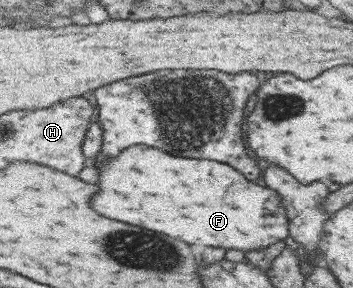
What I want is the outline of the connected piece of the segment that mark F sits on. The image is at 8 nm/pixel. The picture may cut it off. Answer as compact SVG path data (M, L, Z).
M137 145L124 150L120 158L112 158L102 166L100 188L100 198L96 198L96 210L100 210L100 214L134 226L144 226L172 238L180 238L188 244L252 252L258 250L258 246L264 250L280 240L286 240L291 232L282 196L276 190L258 186L244 178L244 174L240 174L236 168L216 160L178 158L162 152L162 149Z

